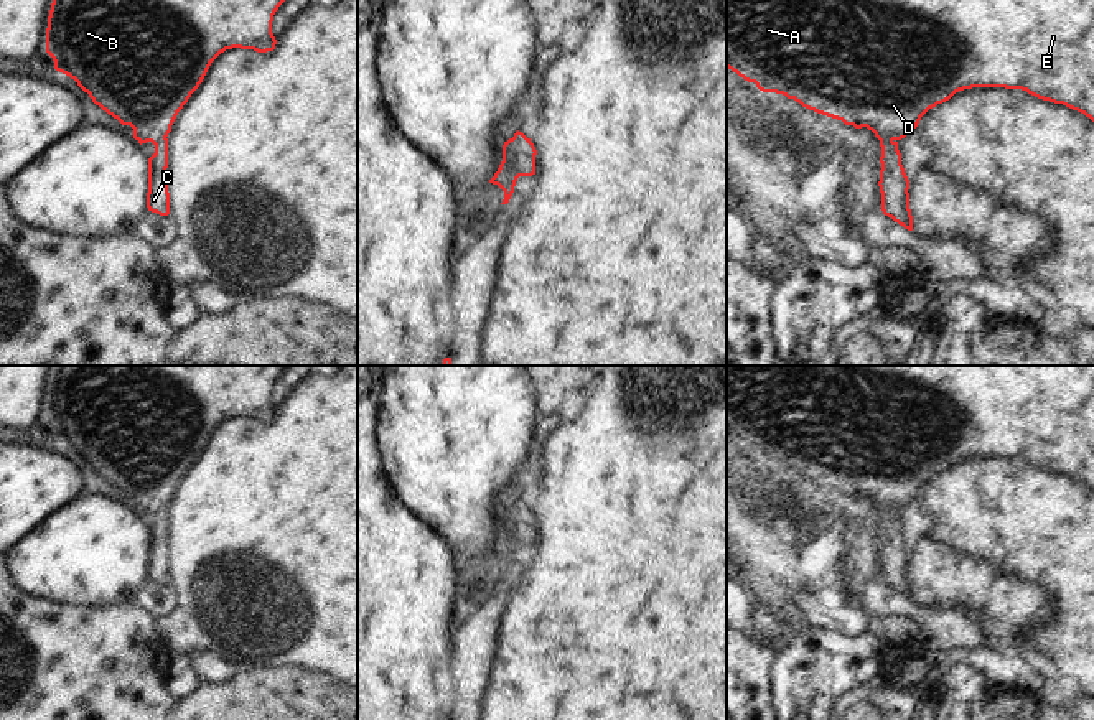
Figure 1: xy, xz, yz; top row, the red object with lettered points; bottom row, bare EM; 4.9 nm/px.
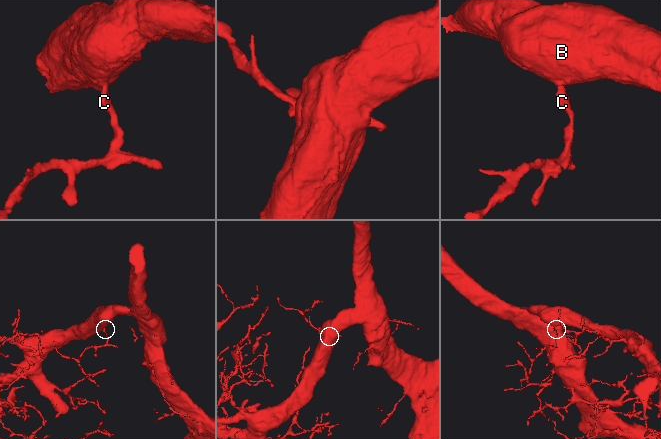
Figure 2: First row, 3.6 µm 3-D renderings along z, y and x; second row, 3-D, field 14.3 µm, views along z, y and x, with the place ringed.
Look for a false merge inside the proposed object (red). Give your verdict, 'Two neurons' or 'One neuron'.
One neuron.

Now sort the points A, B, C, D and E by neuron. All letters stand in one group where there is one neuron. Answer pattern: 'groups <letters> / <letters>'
groups A B C D E

